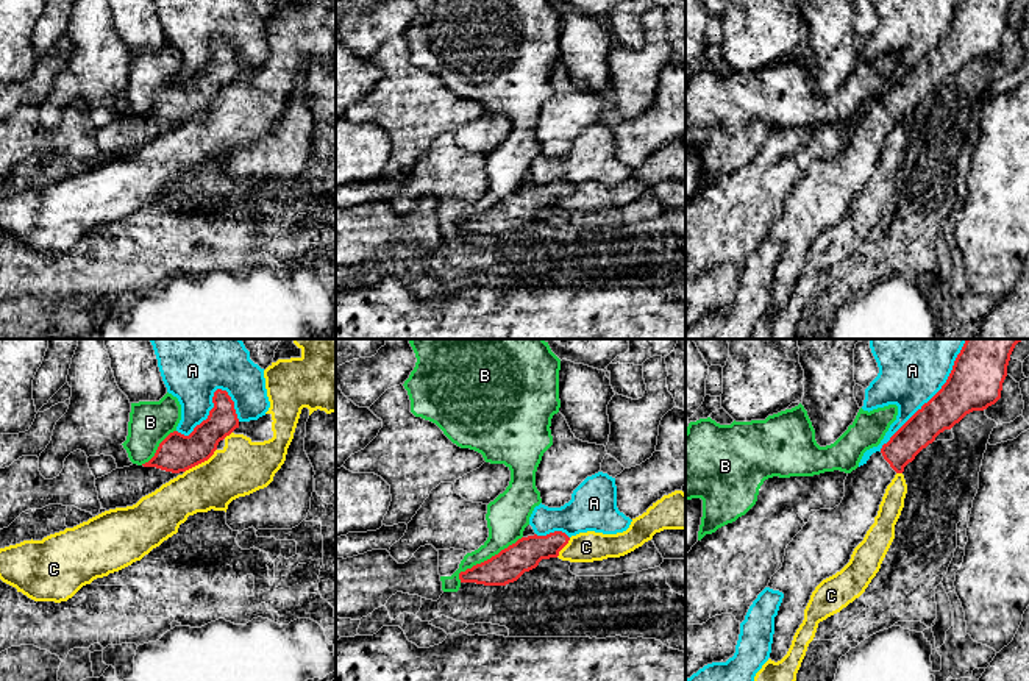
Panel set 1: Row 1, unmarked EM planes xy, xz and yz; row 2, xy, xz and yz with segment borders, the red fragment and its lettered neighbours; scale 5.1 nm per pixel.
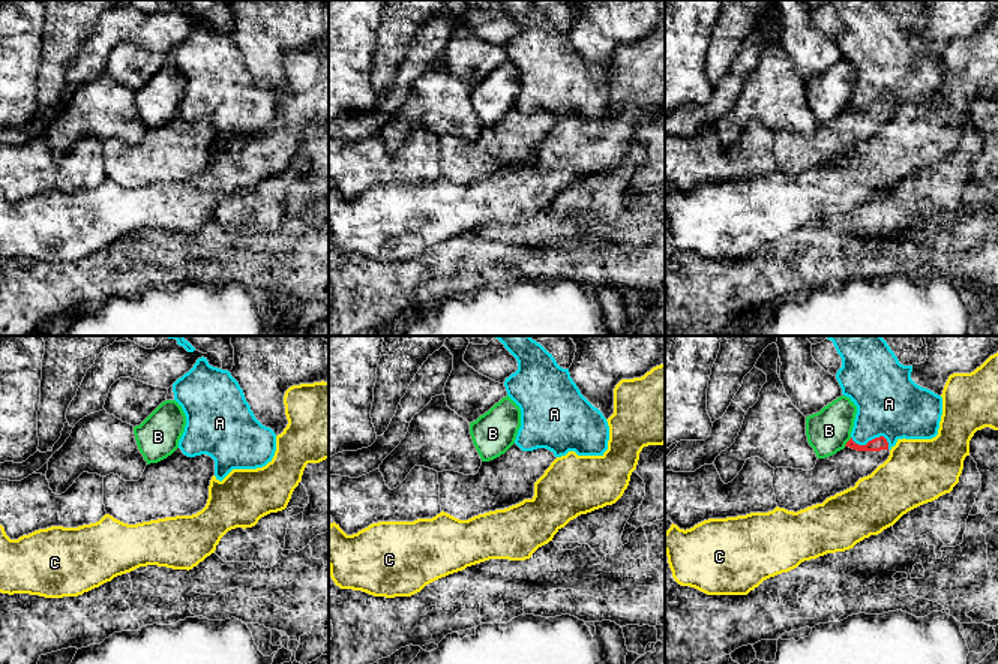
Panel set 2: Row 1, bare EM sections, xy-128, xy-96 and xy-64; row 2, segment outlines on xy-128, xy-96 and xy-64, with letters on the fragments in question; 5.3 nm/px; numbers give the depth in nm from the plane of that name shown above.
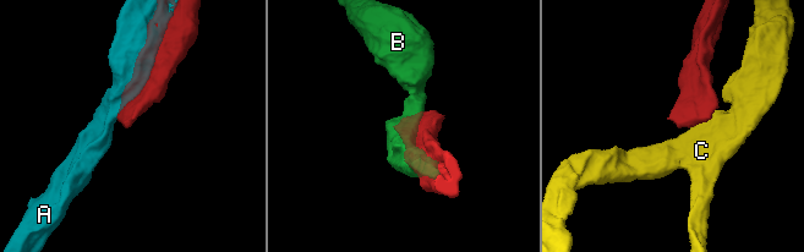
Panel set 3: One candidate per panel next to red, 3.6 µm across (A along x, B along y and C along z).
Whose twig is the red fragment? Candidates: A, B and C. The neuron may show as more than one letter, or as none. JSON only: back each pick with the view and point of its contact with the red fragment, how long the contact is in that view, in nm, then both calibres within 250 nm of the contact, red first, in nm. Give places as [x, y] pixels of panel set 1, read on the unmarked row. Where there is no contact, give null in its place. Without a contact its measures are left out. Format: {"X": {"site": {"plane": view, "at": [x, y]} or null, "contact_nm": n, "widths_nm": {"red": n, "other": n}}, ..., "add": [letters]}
{"add": []}

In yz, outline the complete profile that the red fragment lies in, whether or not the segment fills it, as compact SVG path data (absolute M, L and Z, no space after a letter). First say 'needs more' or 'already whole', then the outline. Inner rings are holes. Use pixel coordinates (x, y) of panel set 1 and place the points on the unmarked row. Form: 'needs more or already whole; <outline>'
needs more; M960 0L952 20L942 39L924 53L882 98L870 109L848 123L845 130L845 147L834 159L820 159L793 187L785 198L782 217L771 226L767 237L784 244L778 266L774 267L774 284L771 294L771 311L781 311L793 291L793 286L804 270L804 259L815 237L826 228L840 222L851 209L854 198L863 191L874 173L879 155L887 136L896 123L915 106L935 91L945 80L951 80L967 64L984 61L1001 48L1002 33L1007 27L1007 16L1013 0Z

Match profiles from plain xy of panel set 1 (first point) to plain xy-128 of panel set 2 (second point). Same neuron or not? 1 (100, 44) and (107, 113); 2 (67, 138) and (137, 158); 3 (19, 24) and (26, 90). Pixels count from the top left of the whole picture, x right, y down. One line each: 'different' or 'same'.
1: same
2: different
3: same

